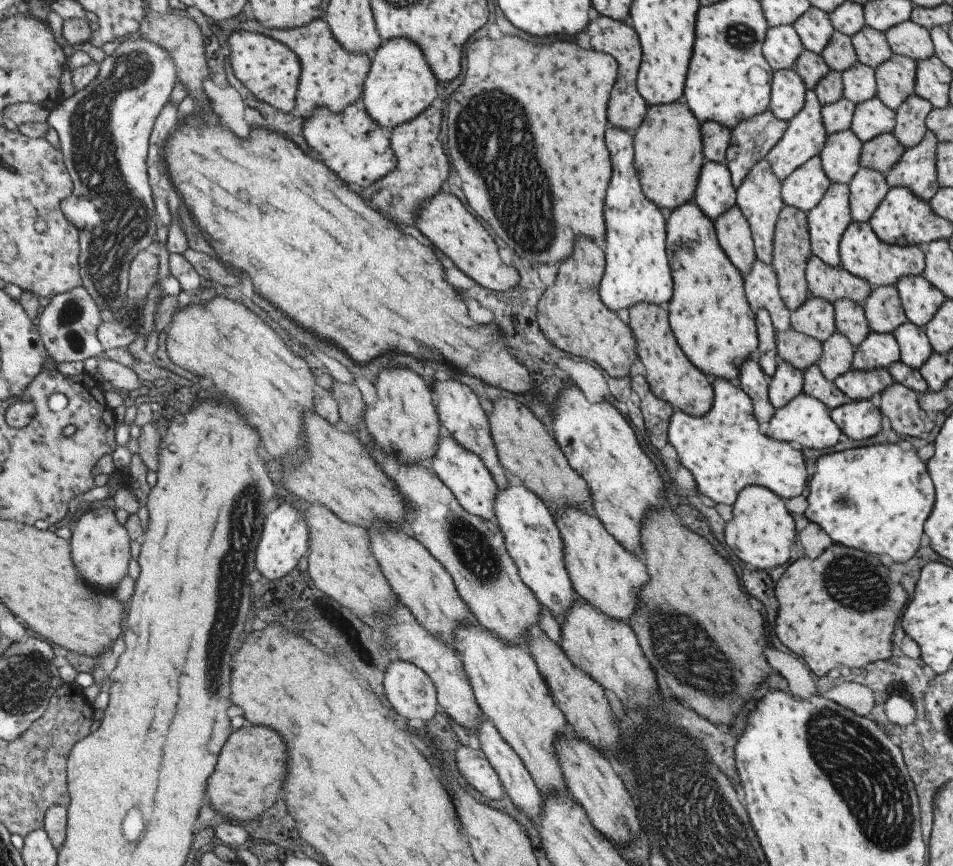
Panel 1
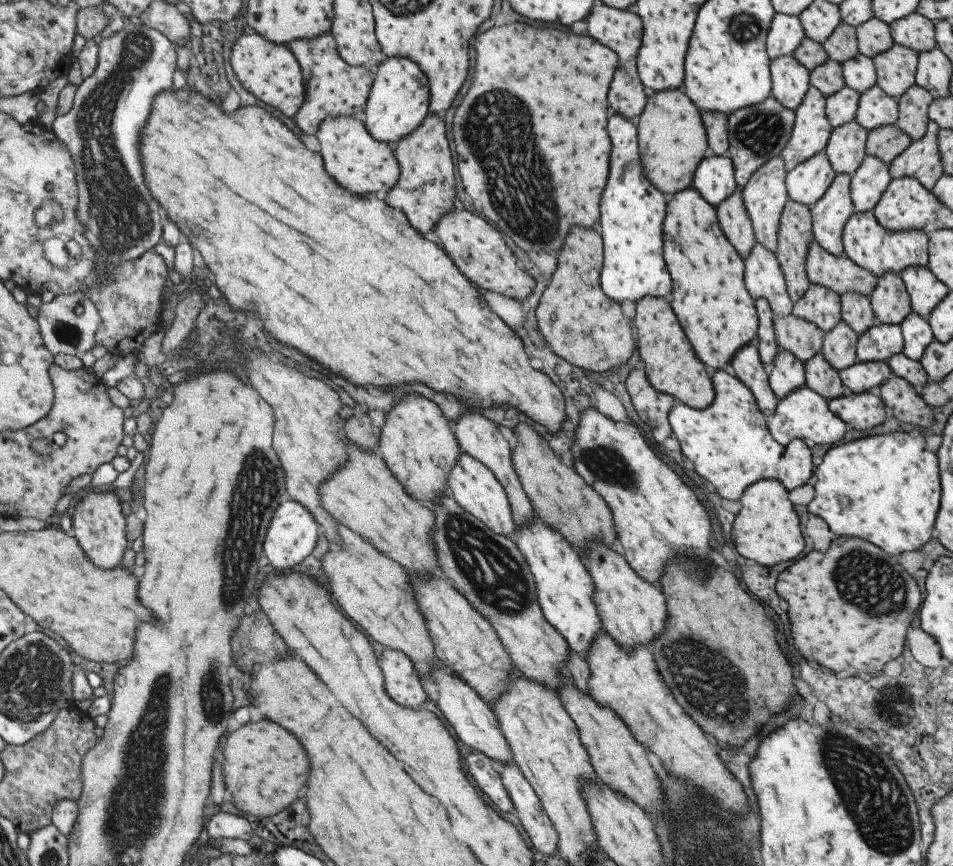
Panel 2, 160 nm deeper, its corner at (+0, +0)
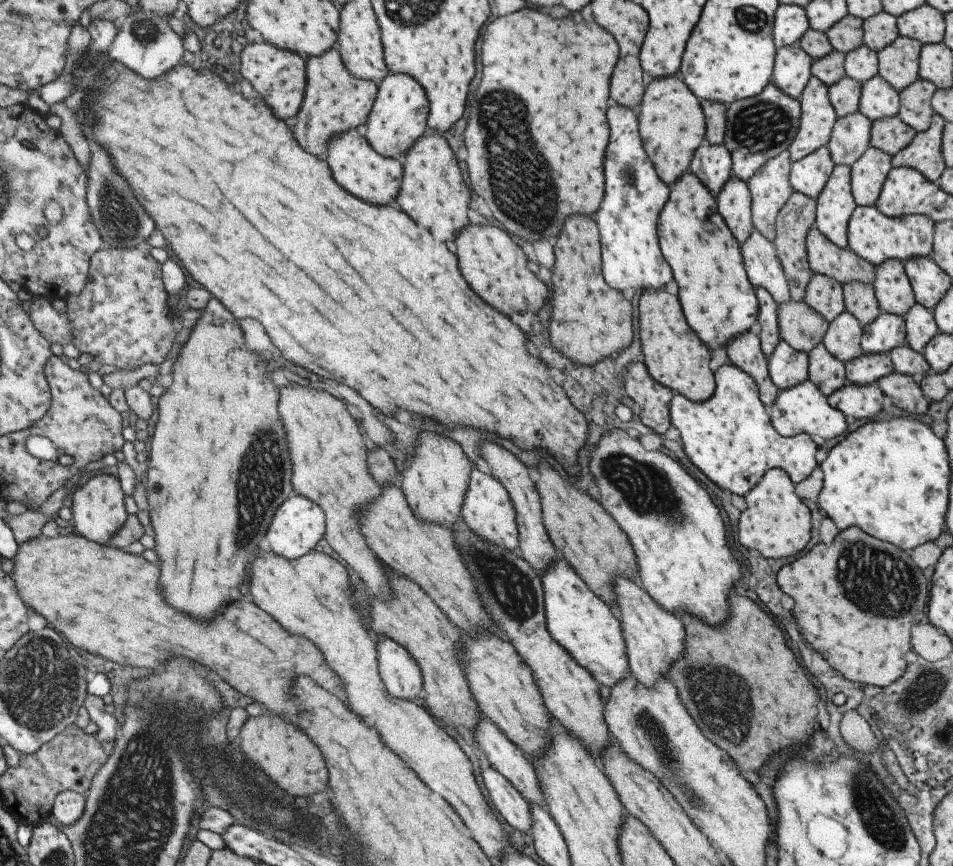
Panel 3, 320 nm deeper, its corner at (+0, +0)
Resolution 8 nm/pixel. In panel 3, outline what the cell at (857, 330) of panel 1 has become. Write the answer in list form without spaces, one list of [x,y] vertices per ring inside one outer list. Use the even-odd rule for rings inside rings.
[[[859,282],[842,284],[842,300],[845,312],[863,327],[880,316],[871,285]]]

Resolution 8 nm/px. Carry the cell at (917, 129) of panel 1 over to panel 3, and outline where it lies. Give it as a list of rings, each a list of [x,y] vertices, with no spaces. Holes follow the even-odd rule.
[[[919,77],[902,91],[898,92],[898,118],[913,128],[915,133],[927,130],[932,116],[930,106],[936,87]]]

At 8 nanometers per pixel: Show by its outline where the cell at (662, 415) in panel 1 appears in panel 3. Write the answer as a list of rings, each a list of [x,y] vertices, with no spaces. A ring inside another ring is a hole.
[[[641,360],[632,361],[624,375],[624,392],[637,408],[641,423],[661,436],[670,425],[668,405],[673,392],[655,383]]]

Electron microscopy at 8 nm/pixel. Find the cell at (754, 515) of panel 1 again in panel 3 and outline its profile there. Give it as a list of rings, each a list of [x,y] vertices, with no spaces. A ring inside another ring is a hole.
[[[779,468],[770,469],[760,482],[743,496],[746,508],[743,513],[735,517],[735,524],[731,524],[737,532],[735,538],[749,548],[749,552],[755,552],[763,559],[780,559],[799,554],[810,539],[810,512],[807,506],[795,495],[794,485],[789,481],[787,474]]]

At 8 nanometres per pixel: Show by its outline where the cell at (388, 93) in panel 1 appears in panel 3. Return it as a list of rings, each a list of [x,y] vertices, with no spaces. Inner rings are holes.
[[[388,73],[378,85],[375,101],[361,131],[374,152],[386,158],[400,159],[403,152],[428,130],[427,116],[428,103],[421,86],[409,76]]]

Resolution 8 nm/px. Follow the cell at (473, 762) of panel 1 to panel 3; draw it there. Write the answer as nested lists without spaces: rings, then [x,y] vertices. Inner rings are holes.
[[[483,764],[482,769],[481,777],[489,795],[489,800],[503,818],[504,823],[510,826],[512,831],[517,830],[521,834],[530,834],[529,803],[491,766]]]

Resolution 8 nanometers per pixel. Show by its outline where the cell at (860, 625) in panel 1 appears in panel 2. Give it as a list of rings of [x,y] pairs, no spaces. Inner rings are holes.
[[[833,538],[827,552],[811,550],[779,572],[775,590],[789,604],[787,616],[799,654],[831,672],[846,670],[853,675],[859,672],[881,675],[883,666],[902,654],[906,630],[923,600],[915,580],[895,556],[860,538]]]

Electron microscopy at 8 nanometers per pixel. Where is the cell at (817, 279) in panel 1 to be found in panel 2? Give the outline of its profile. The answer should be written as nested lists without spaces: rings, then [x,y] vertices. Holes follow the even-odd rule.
[[[813,238],[807,247],[804,267],[811,283],[823,285],[839,295],[855,291],[869,297],[876,285],[875,275],[852,263],[843,254],[830,255]]]

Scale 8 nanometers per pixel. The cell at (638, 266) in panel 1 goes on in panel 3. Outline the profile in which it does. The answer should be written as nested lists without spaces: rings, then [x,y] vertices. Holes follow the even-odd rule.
[[[609,106],[609,144],[605,148],[603,176],[605,194],[599,208],[591,216],[600,238],[601,276],[613,290],[623,293],[632,288],[634,292],[655,292],[671,280],[671,270],[663,260],[657,238],[658,216],[667,202],[670,186],[665,185],[655,173],[642,148],[638,136],[638,118],[629,108]]]

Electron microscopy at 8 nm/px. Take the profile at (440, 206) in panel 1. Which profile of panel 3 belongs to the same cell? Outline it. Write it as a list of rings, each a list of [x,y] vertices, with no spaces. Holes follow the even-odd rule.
[[[467,224],[457,232],[457,262],[459,272],[467,280],[469,288],[485,302],[491,304],[499,314],[509,316],[515,312],[535,313],[548,301],[545,284],[527,269],[527,262],[521,248],[503,230],[487,225]]]

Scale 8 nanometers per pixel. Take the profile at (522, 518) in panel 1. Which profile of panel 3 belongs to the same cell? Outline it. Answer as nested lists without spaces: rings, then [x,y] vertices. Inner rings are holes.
[[[561,557],[552,561],[548,568],[539,573],[544,601],[544,618],[546,630],[551,639],[563,648],[567,655],[583,668],[598,685],[611,689],[618,681],[624,680],[630,674],[625,653],[624,639],[620,633],[620,622],[613,610],[605,605],[587,586],[579,576],[562,560]]]

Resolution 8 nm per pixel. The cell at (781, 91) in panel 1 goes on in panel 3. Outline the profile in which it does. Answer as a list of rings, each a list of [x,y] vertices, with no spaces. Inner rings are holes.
[[[794,44],[776,50],[772,67],[772,84],[786,96],[798,99],[810,79],[813,60]]]

